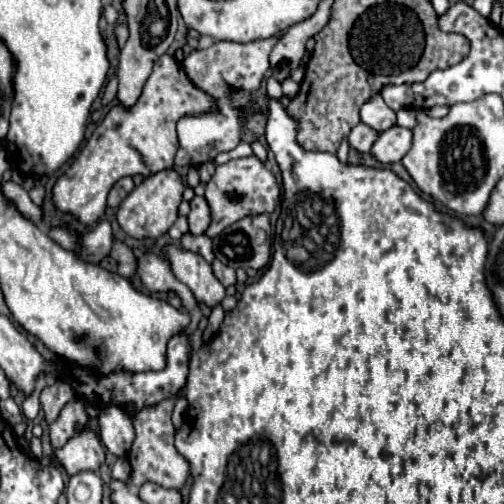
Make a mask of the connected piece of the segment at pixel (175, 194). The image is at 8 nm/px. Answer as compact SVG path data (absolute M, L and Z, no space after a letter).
M160 170L156 174L150 174L148 178L144 178L144 182L140 186L136 186L132 190L132 194L128 194L128 198L120 204L116 218L120 228L130 234L132 238L158 238L162 234L168 232L168 228L176 222L178 218L178 206L182 202L182 194L184 194L184 180L182 176L174 170Z

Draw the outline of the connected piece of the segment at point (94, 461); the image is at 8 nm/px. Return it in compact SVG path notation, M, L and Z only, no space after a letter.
M82 430L78 436L70 438L64 448L54 450L54 454L68 472L68 476L76 476L86 470L98 472L106 458L102 444L92 430Z

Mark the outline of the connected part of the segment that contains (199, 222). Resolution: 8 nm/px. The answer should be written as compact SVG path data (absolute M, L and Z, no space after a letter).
M194 196L190 206L192 206L192 210L188 214L190 232L192 234L204 234L206 228L210 226L210 206L208 206L204 196Z

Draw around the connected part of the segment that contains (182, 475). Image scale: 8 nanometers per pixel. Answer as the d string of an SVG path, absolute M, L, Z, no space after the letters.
M164 400L152 408L144 408L132 414L134 428L136 428L136 440L132 444L132 450L128 454L128 460L132 464L132 484L142 486L144 482L156 482L164 488L182 488L186 478L190 476L190 464L188 460L178 454L174 446L174 424L172 424L172 410L174 400Z

